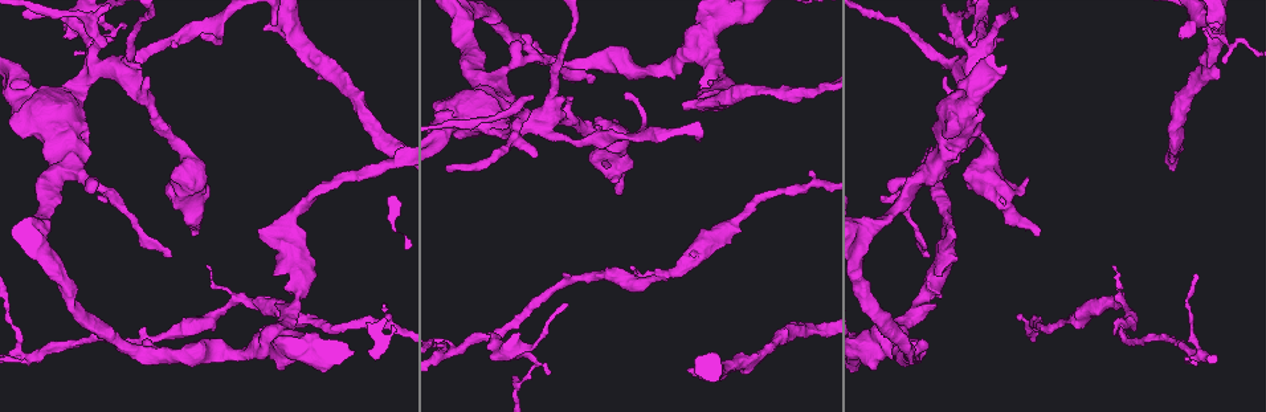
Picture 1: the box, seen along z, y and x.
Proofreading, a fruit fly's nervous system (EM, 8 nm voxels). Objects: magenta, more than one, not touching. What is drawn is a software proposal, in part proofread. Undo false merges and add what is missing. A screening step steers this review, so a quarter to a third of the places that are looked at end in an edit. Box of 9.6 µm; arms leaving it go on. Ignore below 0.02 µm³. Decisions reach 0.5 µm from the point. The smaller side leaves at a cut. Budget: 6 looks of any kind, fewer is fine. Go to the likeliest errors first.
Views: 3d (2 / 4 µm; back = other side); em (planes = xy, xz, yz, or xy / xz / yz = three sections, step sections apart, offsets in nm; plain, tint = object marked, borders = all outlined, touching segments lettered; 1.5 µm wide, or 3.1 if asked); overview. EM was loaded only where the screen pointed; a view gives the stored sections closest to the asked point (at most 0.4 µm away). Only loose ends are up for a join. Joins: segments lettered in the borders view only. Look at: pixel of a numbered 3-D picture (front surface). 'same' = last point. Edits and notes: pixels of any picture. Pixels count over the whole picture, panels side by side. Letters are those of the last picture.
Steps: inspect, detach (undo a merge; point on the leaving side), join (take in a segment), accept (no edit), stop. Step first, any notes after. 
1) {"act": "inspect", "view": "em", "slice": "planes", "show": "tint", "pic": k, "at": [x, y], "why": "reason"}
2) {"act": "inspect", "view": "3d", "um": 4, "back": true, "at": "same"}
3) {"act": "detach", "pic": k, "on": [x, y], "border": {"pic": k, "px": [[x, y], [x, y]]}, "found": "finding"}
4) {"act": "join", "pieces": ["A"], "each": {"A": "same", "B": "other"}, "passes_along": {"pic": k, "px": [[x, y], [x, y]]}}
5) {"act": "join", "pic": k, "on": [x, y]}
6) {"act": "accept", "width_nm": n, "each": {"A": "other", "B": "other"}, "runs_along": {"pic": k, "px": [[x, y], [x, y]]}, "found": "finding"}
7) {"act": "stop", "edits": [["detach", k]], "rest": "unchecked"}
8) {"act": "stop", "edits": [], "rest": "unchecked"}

{"act": "inspect", "view": "3d", "um": 2, "back": true, "pic": 1, "at": [1180, 37], "why": "an open end"}

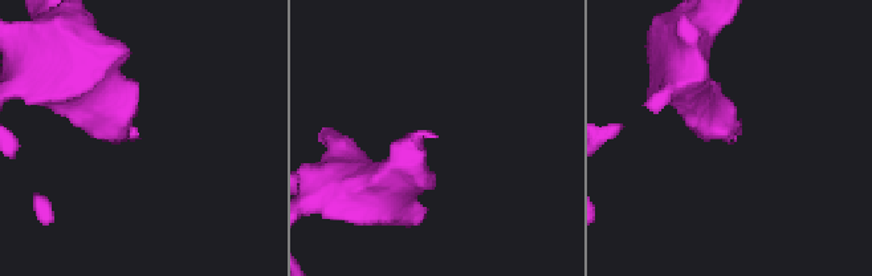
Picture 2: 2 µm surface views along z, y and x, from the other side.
{"act": "inspect", "view": "em", "slice": "planes", "show": "tint", "pic": 2, "at": [132, 141]}

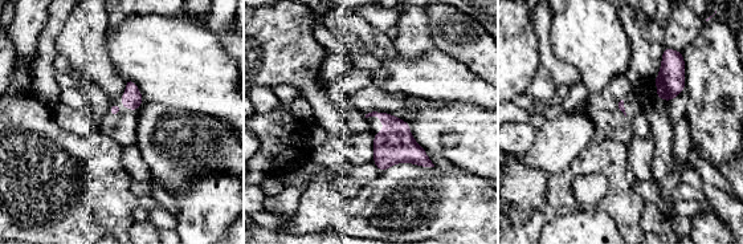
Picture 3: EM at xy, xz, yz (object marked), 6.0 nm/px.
{"act": "inspect", "view": "em", "slice": "planes", "show": "borders", "at": "same"}

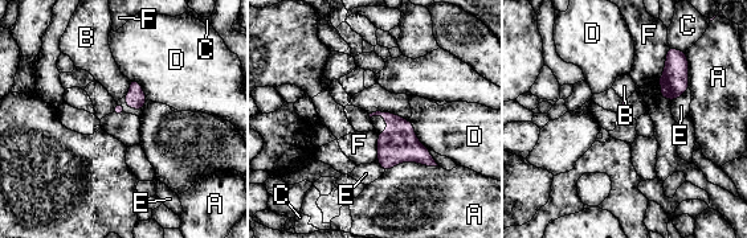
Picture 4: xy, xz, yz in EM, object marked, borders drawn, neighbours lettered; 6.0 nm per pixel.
{"act": "accept", "each": {"A": "other", "B": "other", "C": "other", "D": "other", "E": "other", "F": "other"}, "border": {"pic": 4, "px": [[129, 79], [129, 89], [123, 95]]}, "found": "none of them fits"}

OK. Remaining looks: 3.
{"act": "inspect", "view": "3d", "um": 2, "pic": 1, "at": [270, 23], "why": "an open end"}

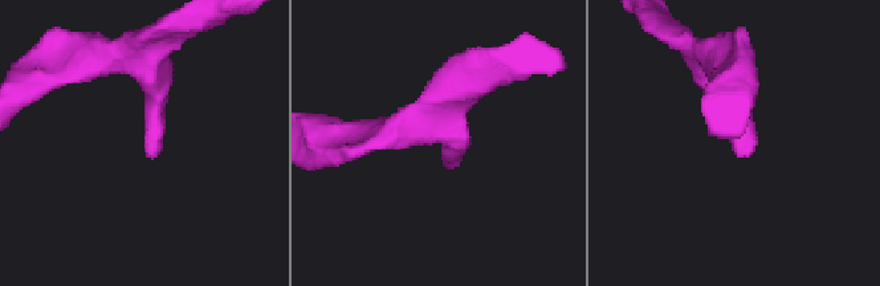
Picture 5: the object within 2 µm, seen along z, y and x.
{"act": "inspect", "view": "em", "slice": "planes", "show": "borders", "pic": 5, "at": [146, 148]}

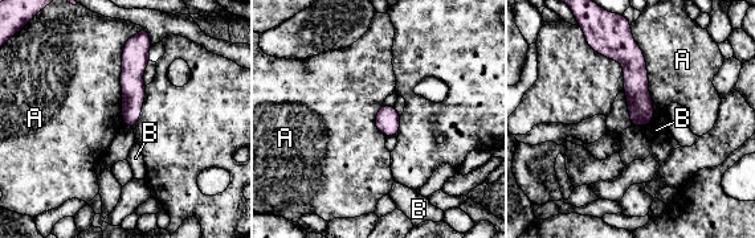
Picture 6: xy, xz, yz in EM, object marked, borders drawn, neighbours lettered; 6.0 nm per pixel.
{"act": "accept", "width_nm": 140, "longest_contact_nm": ["A", 650], "each": {"A": "other", "B": "other"}, "found": "no lettered segment goes on from it"}

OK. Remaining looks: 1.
{"act": "stop", "edits": [], "rest": "unchecked"}

